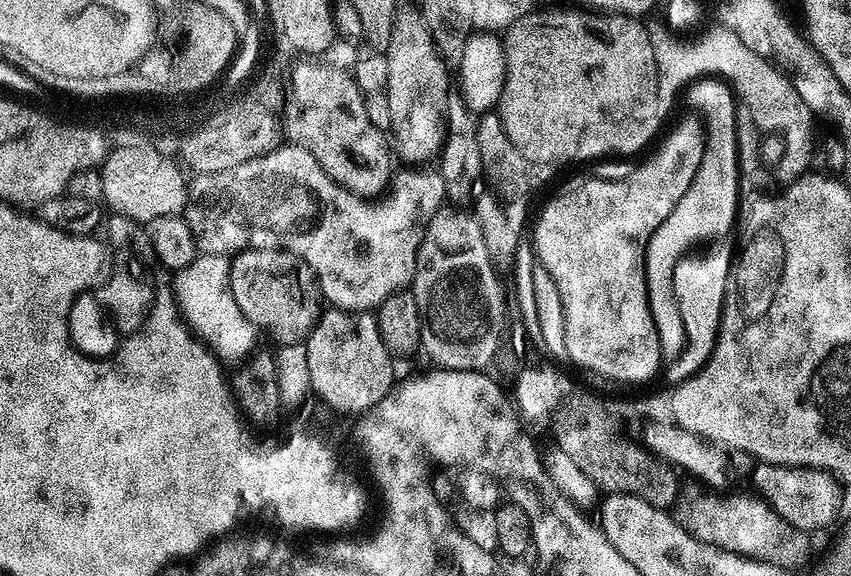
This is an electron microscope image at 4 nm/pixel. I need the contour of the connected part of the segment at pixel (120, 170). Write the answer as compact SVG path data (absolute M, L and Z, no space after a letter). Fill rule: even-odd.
M128 148L126 152L116 152L116 156L99 169L99 173L103 203L108 203L117 216L147 222L184 211L189 185L186 180L184 184L185 173L175 160L148 152L148 148Z

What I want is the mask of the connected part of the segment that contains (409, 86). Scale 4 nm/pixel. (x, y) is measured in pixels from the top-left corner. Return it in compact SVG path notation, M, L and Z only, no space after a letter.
M401 3L396 9L394 30L390 38L390 46L386 53L390 62L390 78L388 79L388 101L390 102L391 139L394 141L394 152L405 160L408 166L424 166L427 160L435 161L444 147L446 117L448 115L448 72L449 65L436 52L434 42L430 38L430 30L424 25L424 14L419 7Z

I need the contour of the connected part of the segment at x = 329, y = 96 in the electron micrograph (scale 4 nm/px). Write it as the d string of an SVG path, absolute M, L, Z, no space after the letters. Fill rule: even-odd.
M318 62L308 63L312 64L297 63L293 70L290 103L286 108L287 139L297 144L302 150L314 154L318 166L322 166L322 170L326 170L329 178L335 184L341 184L346 191L361 198L379 197L389 187L394 176L394 167L392 168L394 152L390 147L389 137L380 132L378 126L374 126L374 122L370 122L364 105L365 93L361 92L355 79L349 73L347 76L336 68L327 68L324 64L318 65L316 64Z

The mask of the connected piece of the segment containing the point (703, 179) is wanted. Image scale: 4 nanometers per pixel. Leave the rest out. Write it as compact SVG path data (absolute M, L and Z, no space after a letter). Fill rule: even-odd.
M698 172L690 189L671 211L669 218L651 235L645 248L644 273L647 276L647 298L658 330L661 359L673 363L680 359L687 345L684 322L672 304L668 276L671 275L672 260L697 239L729 233L734 226L740 198L732 198L732 180L716 180L716 172Z

